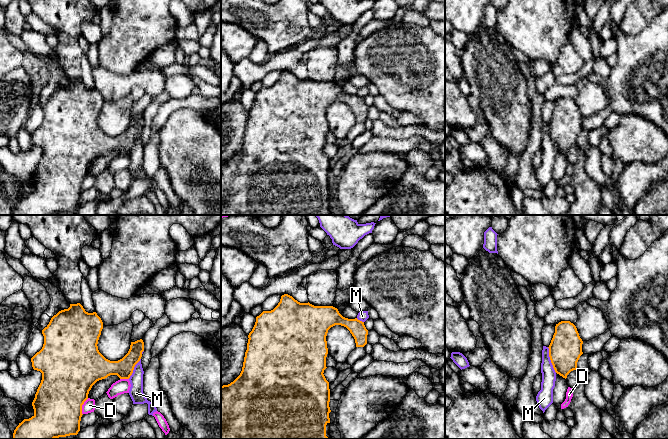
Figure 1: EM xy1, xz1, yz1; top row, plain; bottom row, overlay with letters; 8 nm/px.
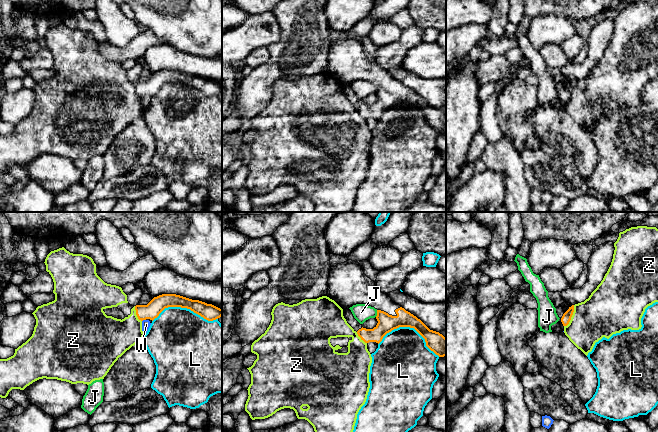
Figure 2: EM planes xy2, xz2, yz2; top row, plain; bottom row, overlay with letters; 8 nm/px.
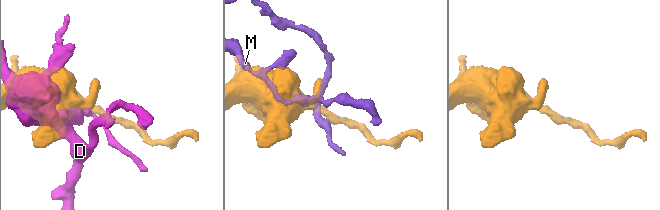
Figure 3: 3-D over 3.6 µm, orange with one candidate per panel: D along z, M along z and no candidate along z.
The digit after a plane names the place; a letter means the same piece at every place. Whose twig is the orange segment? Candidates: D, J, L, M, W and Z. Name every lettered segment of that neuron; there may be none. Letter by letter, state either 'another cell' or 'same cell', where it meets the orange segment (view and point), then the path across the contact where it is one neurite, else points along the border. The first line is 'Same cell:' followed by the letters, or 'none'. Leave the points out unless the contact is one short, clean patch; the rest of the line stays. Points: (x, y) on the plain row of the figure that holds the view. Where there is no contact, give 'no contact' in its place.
Same cell: none
D: another cell | xy1 (81, 182)
J: another cell | xz2 (377, 89)
L: another cell | xz2 (410, 103)
M: another cell | yz1 (550, 135) | along yz1 (547, 123), (550, 138), (556, 148)
W: another cell | xy2 (143, 95) | along xy2 (145, 95), (142, 97)
Z: another cell | yz2 (571, 92) | along yz2 (574, 81), (571, 95), (564, 102)

